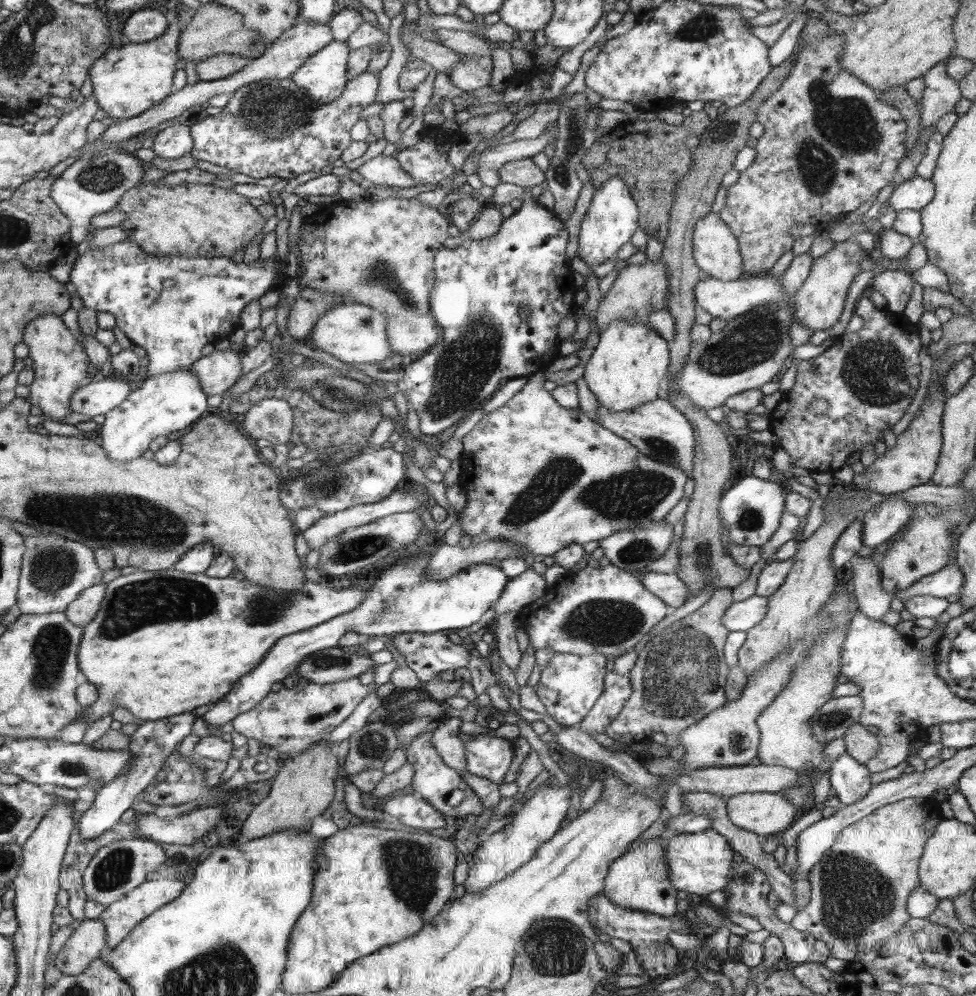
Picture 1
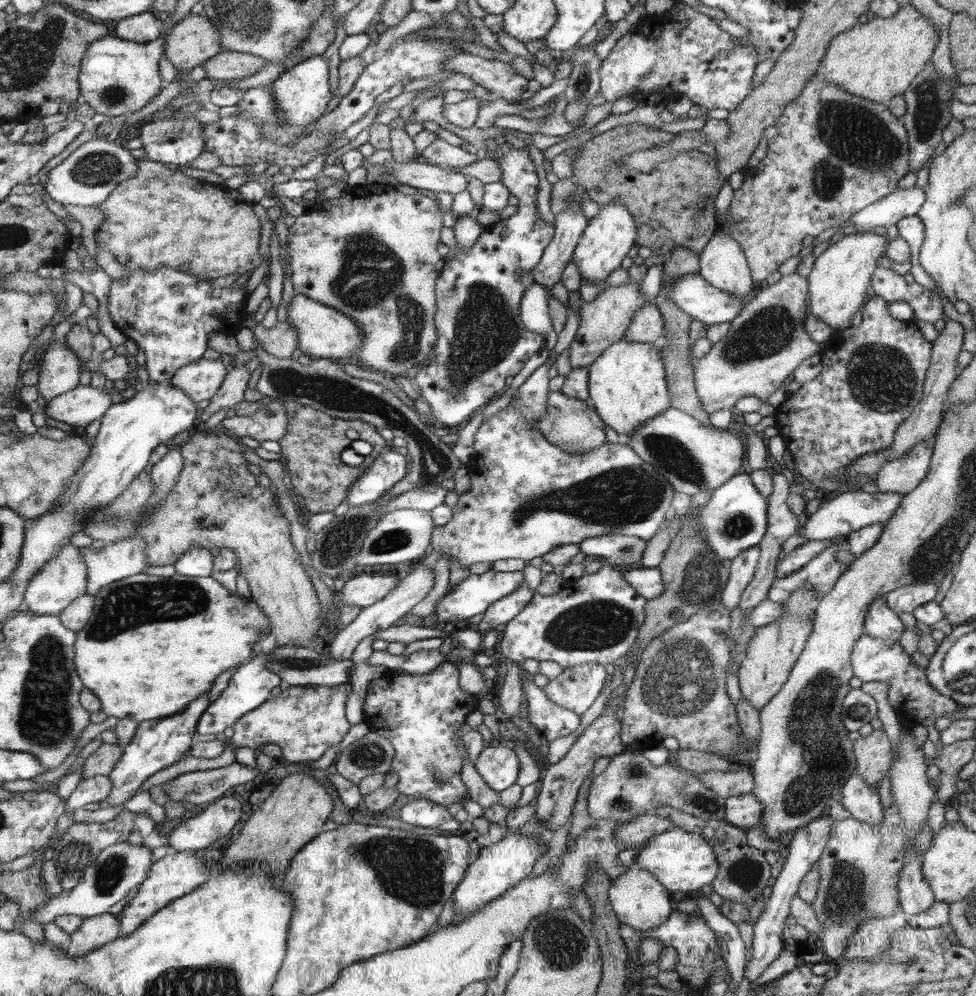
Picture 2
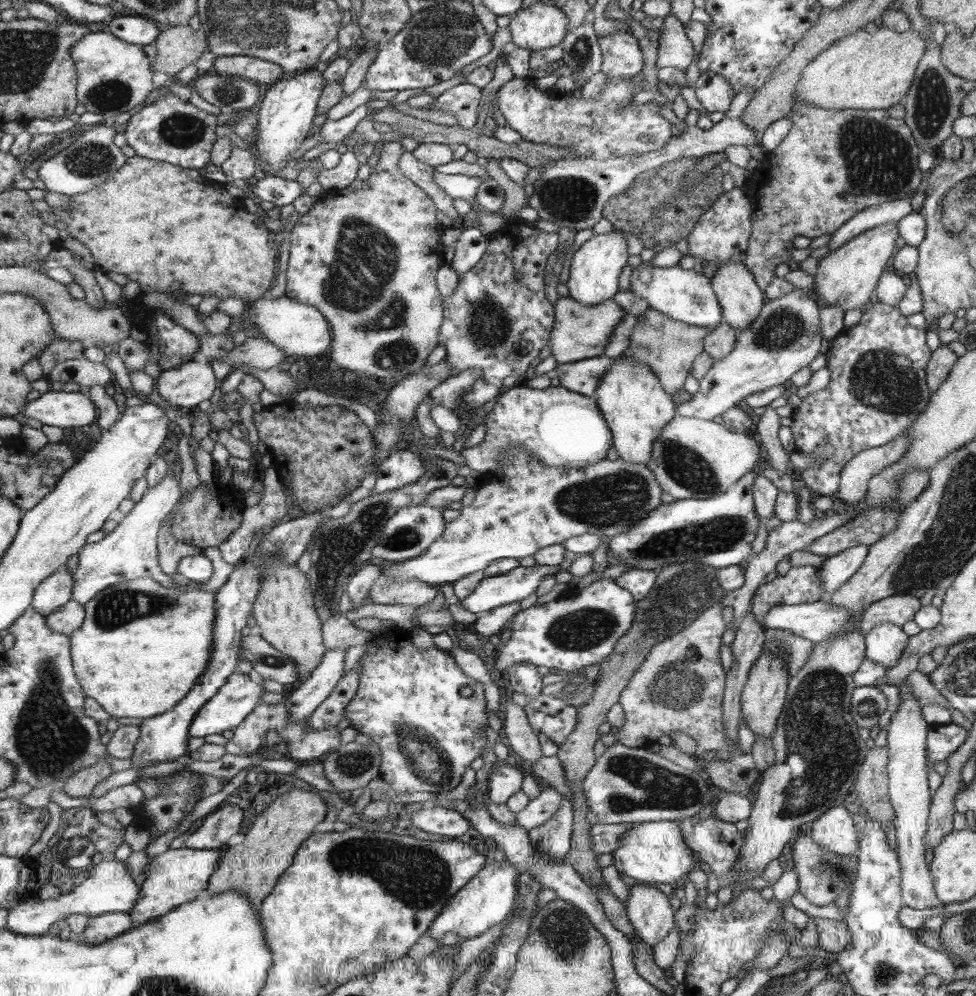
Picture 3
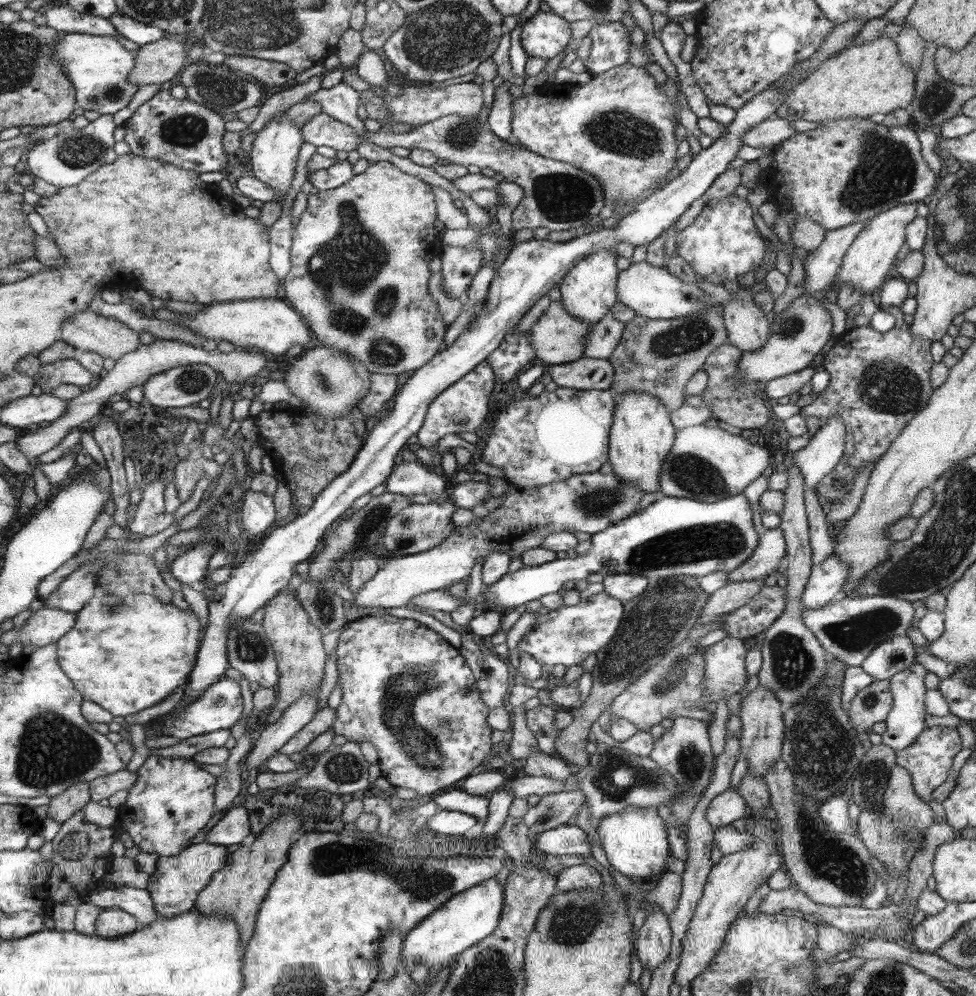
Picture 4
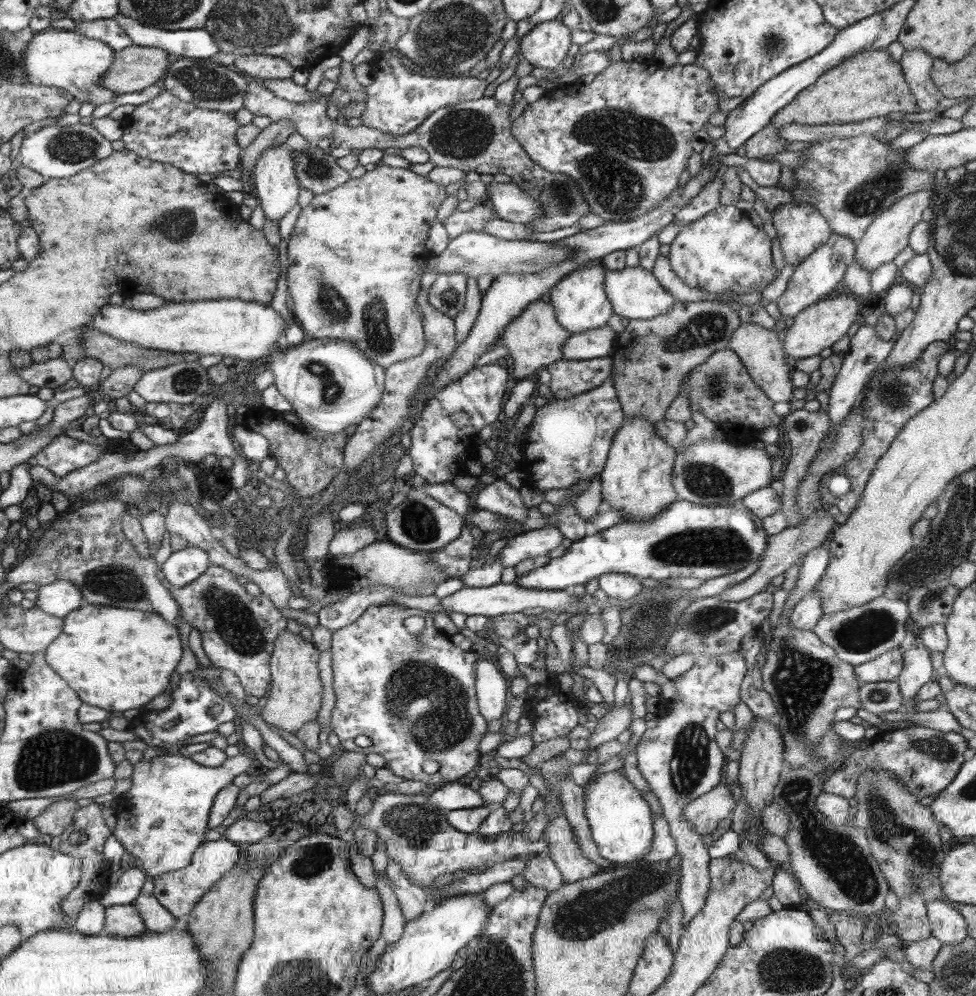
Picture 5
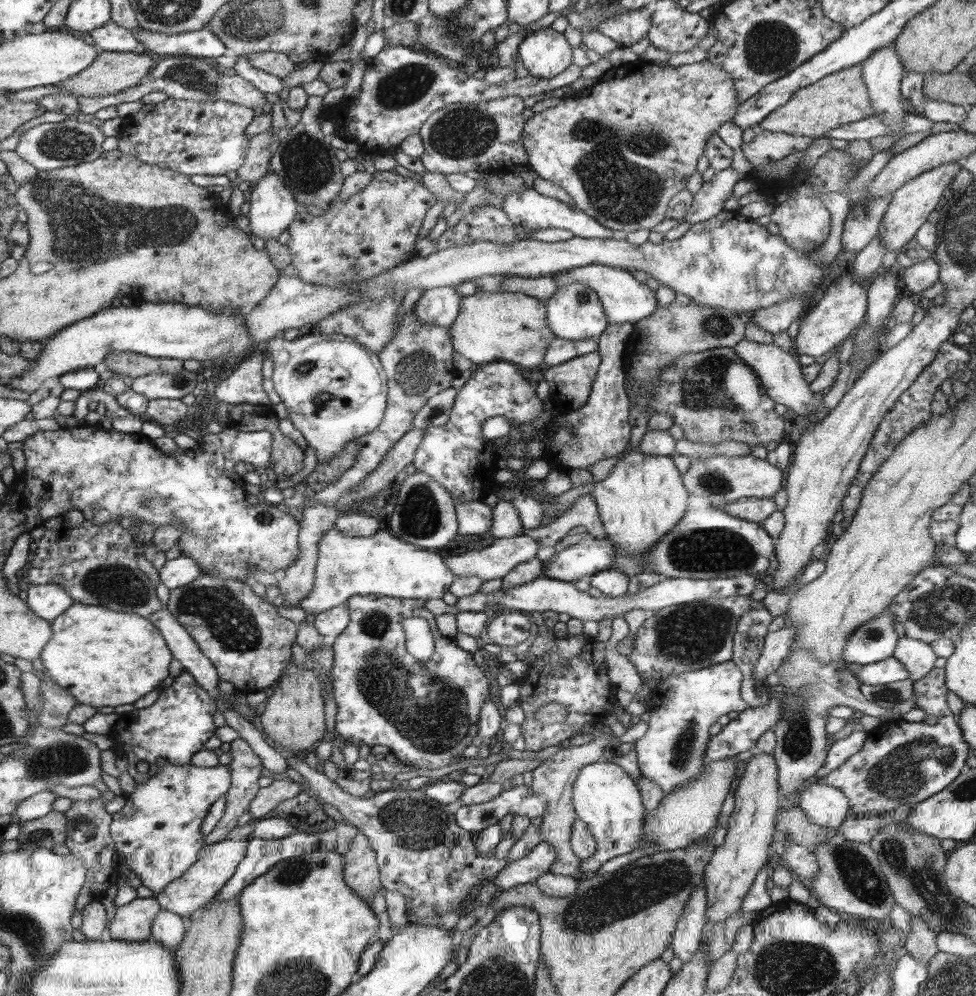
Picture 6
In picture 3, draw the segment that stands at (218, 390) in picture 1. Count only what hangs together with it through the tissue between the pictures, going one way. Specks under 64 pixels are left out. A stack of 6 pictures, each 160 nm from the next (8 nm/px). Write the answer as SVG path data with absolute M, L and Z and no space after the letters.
M188 360L178 367L161 371L155 384L164 400L191 412L216 392L218 378L208 364Z

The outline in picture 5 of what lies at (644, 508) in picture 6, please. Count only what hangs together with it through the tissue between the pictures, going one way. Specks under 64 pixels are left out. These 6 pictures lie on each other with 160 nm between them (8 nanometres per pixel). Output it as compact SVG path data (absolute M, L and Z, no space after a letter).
M645 418L625 421L623 428L615 434L609 458L605 468L600 473L602 499L613 509L620 509L624 513L625 521L650 521L664 513L677 500L677 490L673 482L673 466L677 458L676 449L670 446L665 438L658 436L652 422Z

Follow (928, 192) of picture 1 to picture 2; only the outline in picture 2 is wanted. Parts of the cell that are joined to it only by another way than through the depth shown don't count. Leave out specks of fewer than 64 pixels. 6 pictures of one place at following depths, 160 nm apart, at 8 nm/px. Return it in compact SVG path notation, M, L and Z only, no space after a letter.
M916 185L909 189L899 187L896 192L887 194L878 202L873 202L853 214L849 222L860 233L872 230L872 228L880 228L880 226L887 228L902 218L917 215L924 201L923 188L920 189Z

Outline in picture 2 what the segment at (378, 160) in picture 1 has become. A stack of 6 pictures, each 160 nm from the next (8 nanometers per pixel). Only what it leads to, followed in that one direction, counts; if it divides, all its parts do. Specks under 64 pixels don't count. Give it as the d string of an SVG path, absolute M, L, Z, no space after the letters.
M420 159L402 163L402 165L394 162L394 165L385 168L385 172L398 178L400 184L432 192L448 192L448 194L455 195L467 190L468 187L466 176L431 166Z

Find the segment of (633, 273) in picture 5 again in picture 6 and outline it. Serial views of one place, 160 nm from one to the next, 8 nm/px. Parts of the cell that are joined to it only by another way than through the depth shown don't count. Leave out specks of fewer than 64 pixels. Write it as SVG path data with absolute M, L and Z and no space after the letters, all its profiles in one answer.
M588 265L580 268L565 270L552 275L557 288L565 288L569 284L579 282L589 286L602 302L609 324L635 323L646 316L650 316L658 308L656 294L646 284L634 280L632 273L625 270L604 265Z

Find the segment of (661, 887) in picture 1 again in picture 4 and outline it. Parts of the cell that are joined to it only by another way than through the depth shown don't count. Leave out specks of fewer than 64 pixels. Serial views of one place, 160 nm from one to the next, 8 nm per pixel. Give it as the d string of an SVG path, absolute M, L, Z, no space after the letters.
M654 904L654 912L646 911L646 921L636 933L635 947L643 968L657 970L670 957L673 931L663 910Z

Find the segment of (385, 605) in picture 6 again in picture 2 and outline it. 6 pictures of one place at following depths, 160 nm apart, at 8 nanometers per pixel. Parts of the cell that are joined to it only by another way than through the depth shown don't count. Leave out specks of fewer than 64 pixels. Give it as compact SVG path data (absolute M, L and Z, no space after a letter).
M444 661L433 671L419 675L386 670L379 678L368 682L363 705L363 721L369 724L372 731L387 738L395 748L389 770L398 775L398 783L395 786L399 794L418 796L419 799L428 799L446 808L454 803L454 807L448 808L452 814L456 814L460 808L463 808L459 802L462 802L464 796L469 798L468 788L461 780L466 746L461 736L460 741L455 739L455 734L466 722L468 714L476 712L478 705L477 696L466 692L460 686L459 668L450 661Z

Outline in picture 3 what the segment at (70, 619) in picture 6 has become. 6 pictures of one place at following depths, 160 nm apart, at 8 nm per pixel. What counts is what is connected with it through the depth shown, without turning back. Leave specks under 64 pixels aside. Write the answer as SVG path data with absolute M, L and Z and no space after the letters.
M136 578L104 588L83 605L85 606L85 621L79 630L70 635L73 670L80 679L81 687L86 694L101 704L102 708L115 719L122 717L147 719L172 710L197 684L197 678L205 672L206 665L209 664L211 654L214 652L214 629L217 616L215 592L193 589L193 584L168 588L150 578Z

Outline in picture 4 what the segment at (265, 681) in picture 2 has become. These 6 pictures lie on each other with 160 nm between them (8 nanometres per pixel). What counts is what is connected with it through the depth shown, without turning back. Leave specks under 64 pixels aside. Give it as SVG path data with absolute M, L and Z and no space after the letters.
M224 678L205 688L197 701L187 704L171 719L166 719L161 728L161 736L174 736L177 739L200 736L202 733L230 729L242 714L242 698L238 698L238 683L234 679Z

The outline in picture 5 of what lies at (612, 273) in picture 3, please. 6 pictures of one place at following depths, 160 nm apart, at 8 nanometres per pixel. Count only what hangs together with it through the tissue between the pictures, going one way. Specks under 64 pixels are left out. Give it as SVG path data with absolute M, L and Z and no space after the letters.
M602 262L570 272L548 293L556 311L557 321L572 335L602 328L615 313L605 291L605 266Z

